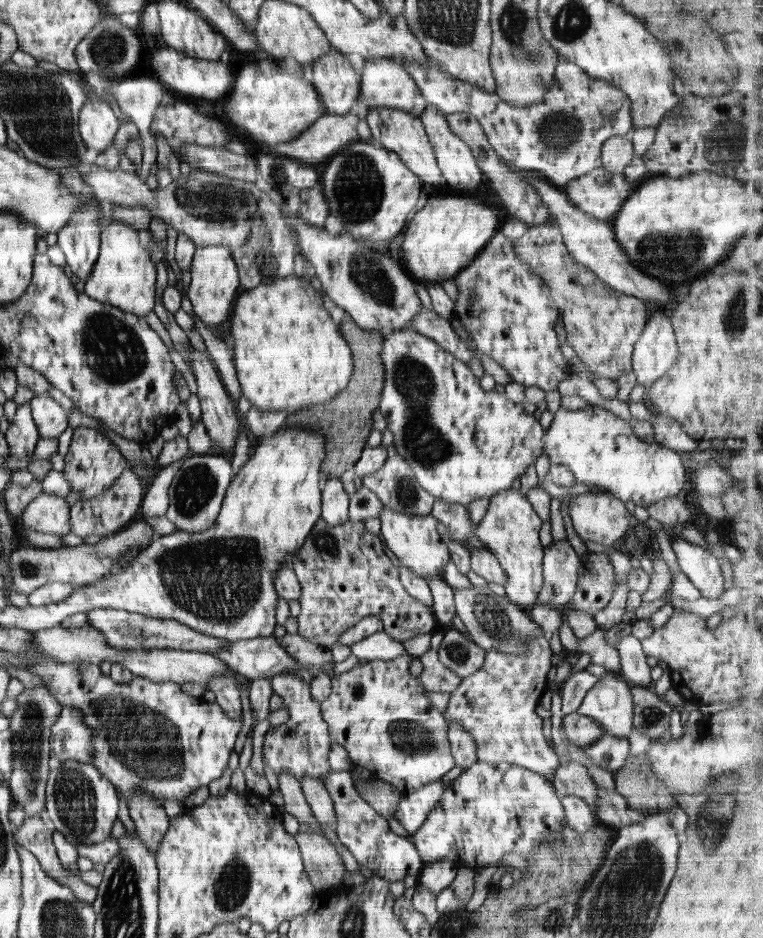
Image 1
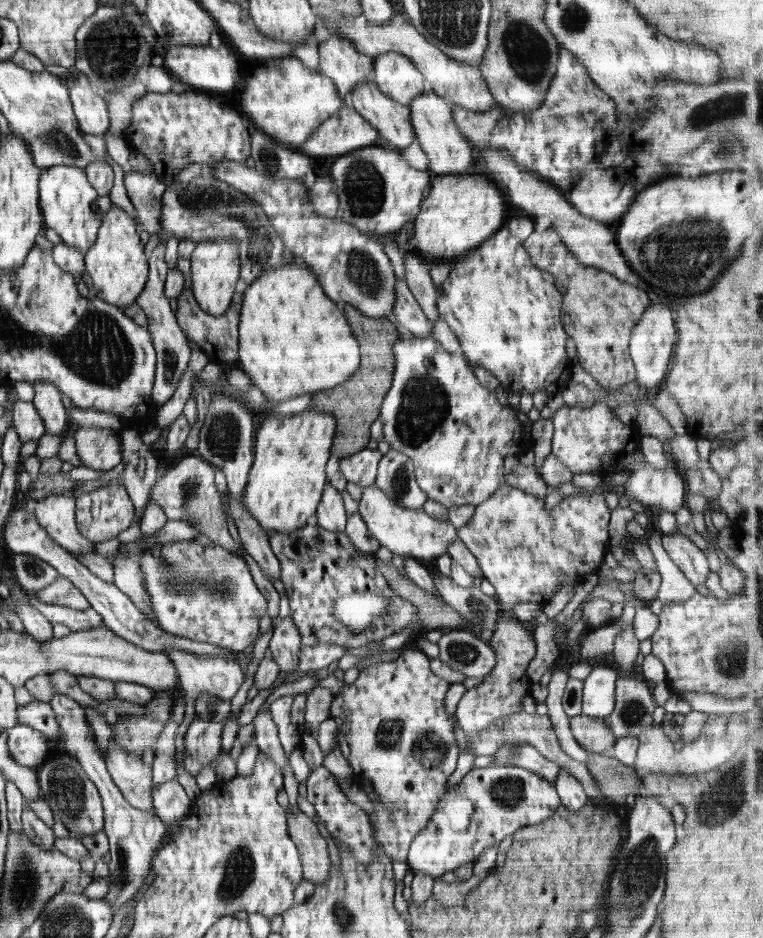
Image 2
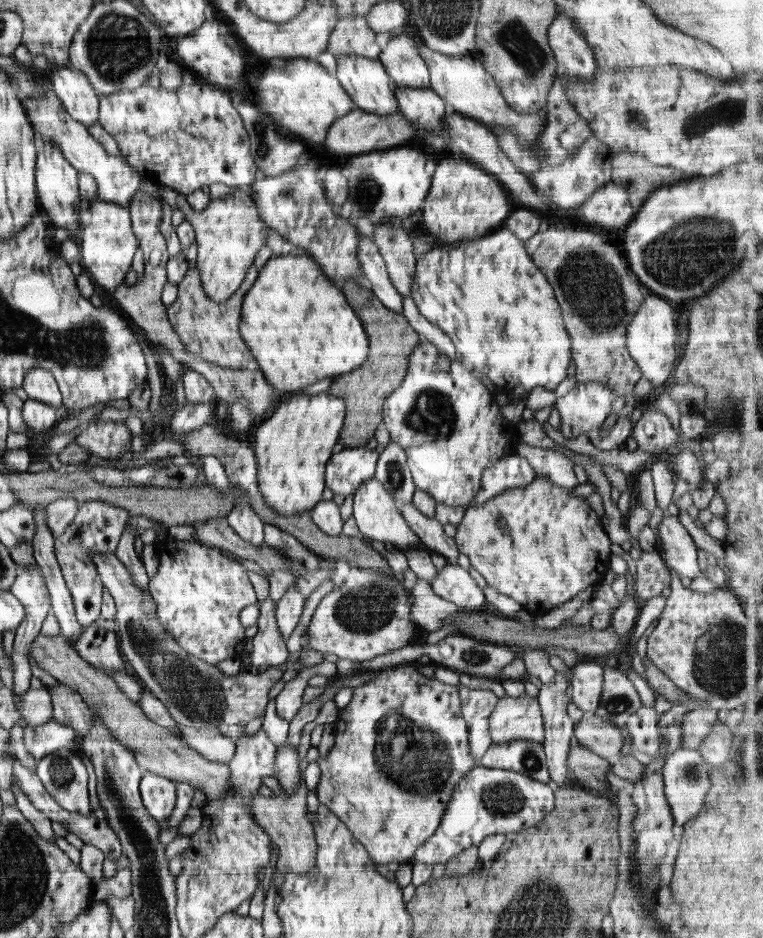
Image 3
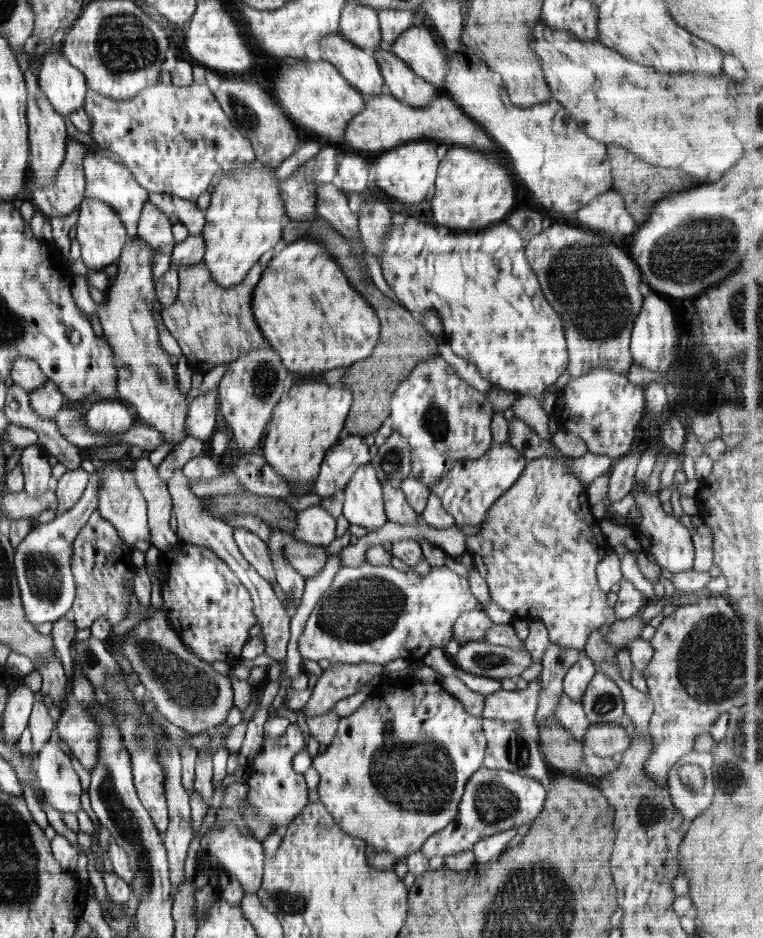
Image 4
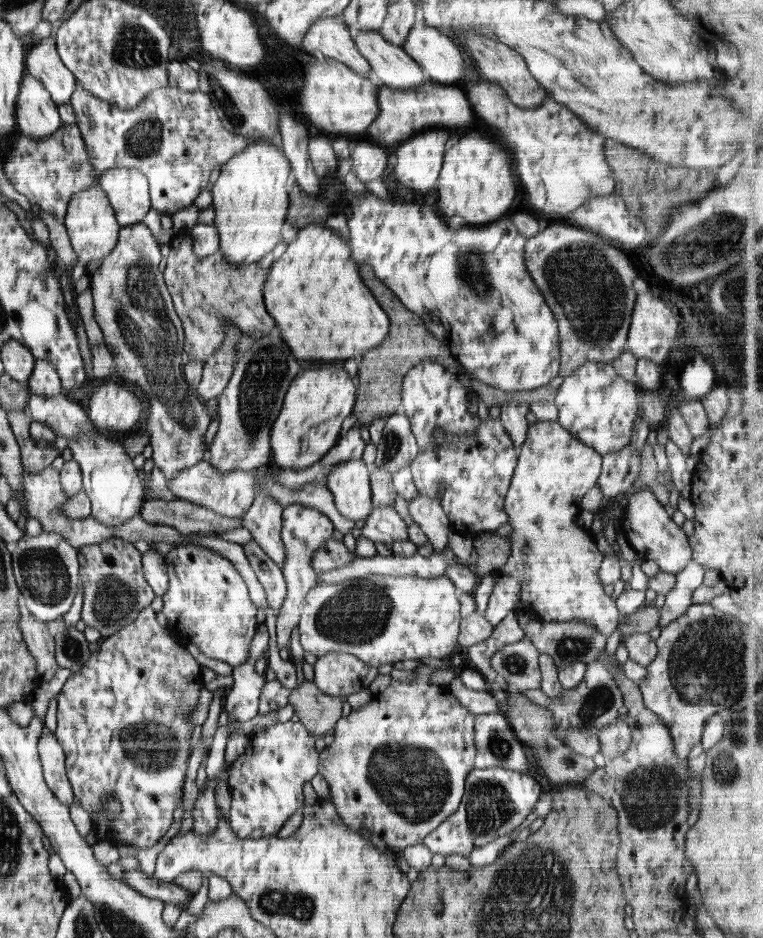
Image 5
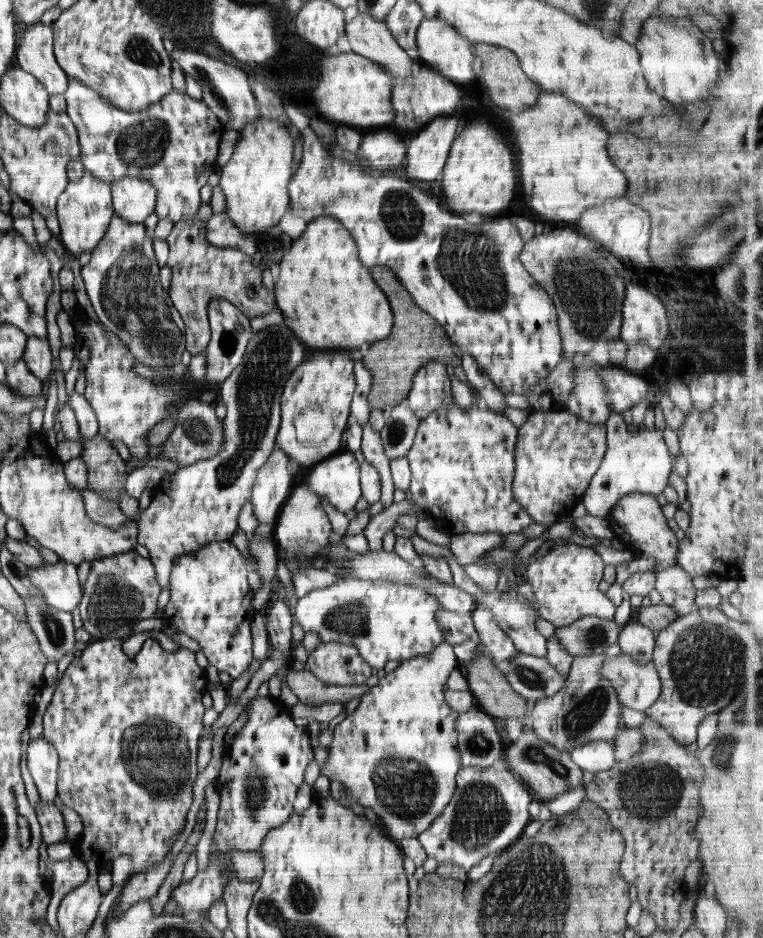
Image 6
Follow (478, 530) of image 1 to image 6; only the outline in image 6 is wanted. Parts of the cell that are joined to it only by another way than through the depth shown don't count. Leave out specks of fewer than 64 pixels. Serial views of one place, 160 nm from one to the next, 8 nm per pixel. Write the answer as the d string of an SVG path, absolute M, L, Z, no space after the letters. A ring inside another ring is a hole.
M554 411L531 413L524 424L517 427L515 446L515 476L512 484L514 498L533 518L534 523L554 524L581 503L591 478L601 465L607 449L607 428L588 424L572 412ZM560 543L546 555L536 558L525 569L525 575L533 588L539 617L558 629L570 626L582 617L614 619L617 606L598 589L605 565L602 557L591 547L583 548L574 543ZM476 606L472 613L477 640L487 650L492 661L501 668L517 655L518 650L512 638L498 626L498 621L494 621L494 615L487 606Z

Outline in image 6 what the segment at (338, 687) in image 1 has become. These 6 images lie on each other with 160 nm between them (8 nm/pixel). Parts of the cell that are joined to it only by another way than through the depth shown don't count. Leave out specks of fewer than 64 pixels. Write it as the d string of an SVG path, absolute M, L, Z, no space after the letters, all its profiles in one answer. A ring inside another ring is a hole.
M446 642L440 643L432 652L425 655L418 655L408 660L400 661L398 667L386 673L386 675L378 681L378 684L368 689L367 693L361 696L358 707L351 713L346 715L346 718L334 726L333 741L329 746L330 757L326 761L326 765L320 765L320 775L327 776L329 780L338 780L341 782L350 800L361 804L362 808L372 808L378 816L379 822L383 831L387 837L396 840L397 842L406 838L417 838L425 829L430 827L432 821L434 821L440 813L444 810L444 807L448 804L448 801L452 798L453 792L456 790L456 775L460 770L460 753L459 753L459 737L456 730L456 717L458 712L452 710L445 699L444 684L447 683L450 673L461 666L461 663L457 660L457 656L454 654L454 649L451 644Z

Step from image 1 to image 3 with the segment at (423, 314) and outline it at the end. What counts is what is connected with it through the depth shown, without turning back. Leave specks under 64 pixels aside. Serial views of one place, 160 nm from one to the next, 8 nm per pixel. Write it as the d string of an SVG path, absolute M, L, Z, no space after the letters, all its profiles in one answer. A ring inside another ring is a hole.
M357 232L359 238L358 260L367 289L374 293L384 306L403 314L402 297L391 283L382 255L374 241Z

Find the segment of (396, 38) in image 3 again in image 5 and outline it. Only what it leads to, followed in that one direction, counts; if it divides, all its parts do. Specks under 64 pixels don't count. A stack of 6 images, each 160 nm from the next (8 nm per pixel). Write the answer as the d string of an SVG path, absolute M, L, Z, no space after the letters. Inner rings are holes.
M419 21L402 48L435 84L456 85L464 76L464 58L452 37Z

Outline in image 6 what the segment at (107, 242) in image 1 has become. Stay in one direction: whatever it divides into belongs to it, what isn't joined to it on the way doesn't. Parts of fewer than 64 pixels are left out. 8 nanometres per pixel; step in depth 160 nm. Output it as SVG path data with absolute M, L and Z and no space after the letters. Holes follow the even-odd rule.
M86 169L83 176L77 182L70 181L66 185L64 192L58 195L57 219L59 222L59 239L74 256L79 256L81 252L91 250L100 242L104 236L112 216L115 215L113 198L111 195L111 183L97 179Z

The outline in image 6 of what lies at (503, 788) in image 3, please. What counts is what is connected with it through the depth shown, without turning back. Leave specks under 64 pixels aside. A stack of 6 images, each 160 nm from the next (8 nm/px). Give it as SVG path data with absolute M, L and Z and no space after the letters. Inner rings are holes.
M499 765L492 767L462 767L456 775L456 790L452 798L440 813L440 816L432 821L430 827L425 829L417 839L426 850L427 857L438 861L438 866L445 862L455 864L460 868L470 871L478 865L486 856L492 853L502 854L523 836L526 825L532 820L528 813L528 806L532 802L530 790L521 784L517 776Z

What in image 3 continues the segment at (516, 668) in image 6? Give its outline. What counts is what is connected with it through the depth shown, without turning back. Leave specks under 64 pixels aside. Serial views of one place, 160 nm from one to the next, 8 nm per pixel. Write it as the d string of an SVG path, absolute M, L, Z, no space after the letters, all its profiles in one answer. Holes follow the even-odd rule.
M454 634L447 636L440 642L434 644L426 643L424 646L416 646L416 659L423 654L427 654L434 664L466 673L474 676L497 676L502 672L504 666L508 666L516 658L516 653L508 649L507 644L497 644L489 641L478 640L472 636L464 634Z

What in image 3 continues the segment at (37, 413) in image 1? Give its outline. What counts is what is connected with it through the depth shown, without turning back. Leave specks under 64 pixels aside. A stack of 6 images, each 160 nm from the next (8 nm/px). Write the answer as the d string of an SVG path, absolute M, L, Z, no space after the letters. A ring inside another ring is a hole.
M32 368L24 376L23 386L28 399L42 401L46 406L58 410L63 405L62 393L55 382L54 376L44 368Z

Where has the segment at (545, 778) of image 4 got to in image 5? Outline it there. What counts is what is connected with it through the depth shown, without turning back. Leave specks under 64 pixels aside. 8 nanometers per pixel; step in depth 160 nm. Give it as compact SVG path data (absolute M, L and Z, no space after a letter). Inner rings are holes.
M504 714L475 715L474 742L474 769L502 767L521 773L530 770L525 744L515 735Z

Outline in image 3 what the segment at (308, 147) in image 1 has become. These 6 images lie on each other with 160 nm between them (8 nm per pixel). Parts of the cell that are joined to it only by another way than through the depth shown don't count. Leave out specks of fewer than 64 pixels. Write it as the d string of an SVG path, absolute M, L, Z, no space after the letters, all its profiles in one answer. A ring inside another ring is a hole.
M354 108L346 116L336 119L336 122L328 129L324 144L322 144L324 148L320 150L332 150L336 154L362 154L362 152L372 152L372 150L385 151L398 148L418 138L419 132L415 124L412 124L412 121L409 121L400 111L388 116L380 116Z

